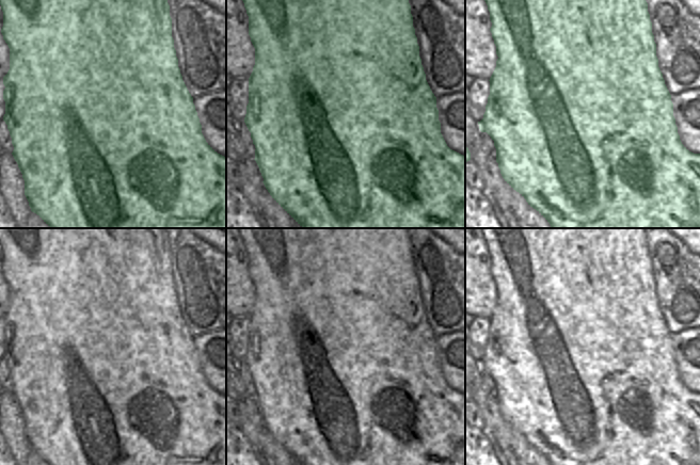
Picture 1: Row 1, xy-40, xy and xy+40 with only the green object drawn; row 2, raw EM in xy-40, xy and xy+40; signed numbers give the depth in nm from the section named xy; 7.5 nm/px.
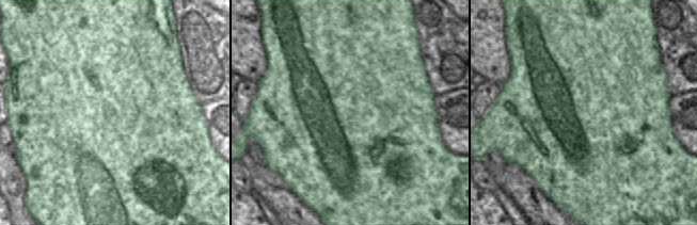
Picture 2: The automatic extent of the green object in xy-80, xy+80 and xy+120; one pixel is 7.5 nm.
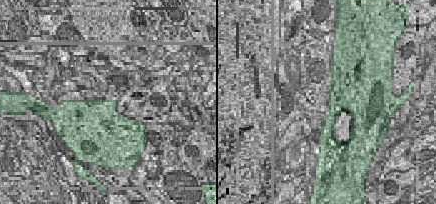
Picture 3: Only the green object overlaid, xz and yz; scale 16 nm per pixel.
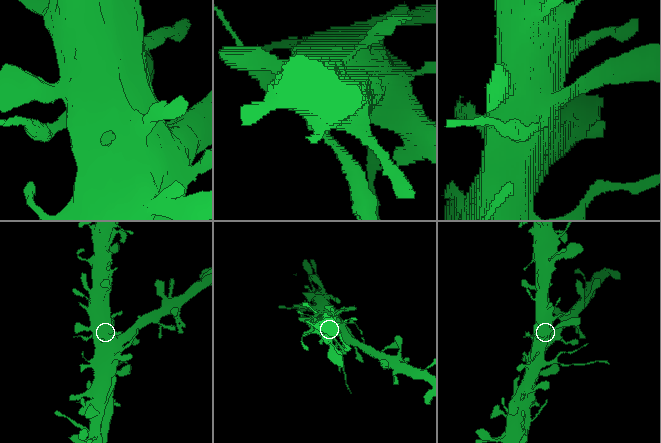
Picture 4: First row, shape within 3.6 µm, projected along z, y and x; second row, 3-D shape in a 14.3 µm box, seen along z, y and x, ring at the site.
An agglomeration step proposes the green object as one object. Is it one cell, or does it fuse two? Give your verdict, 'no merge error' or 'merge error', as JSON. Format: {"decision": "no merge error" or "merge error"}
{"decision": "merge error"}

